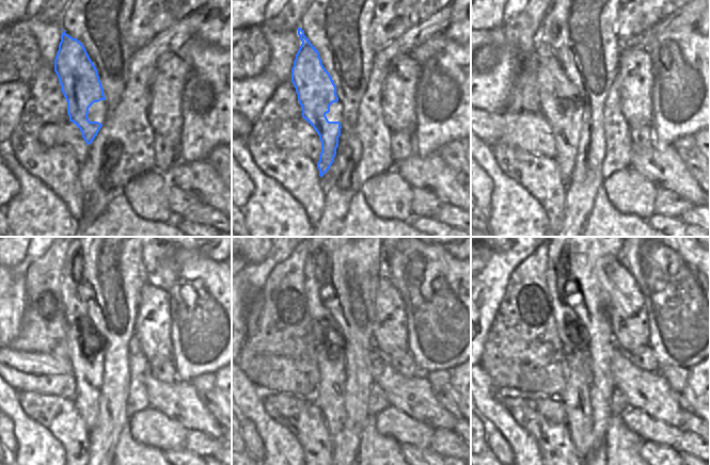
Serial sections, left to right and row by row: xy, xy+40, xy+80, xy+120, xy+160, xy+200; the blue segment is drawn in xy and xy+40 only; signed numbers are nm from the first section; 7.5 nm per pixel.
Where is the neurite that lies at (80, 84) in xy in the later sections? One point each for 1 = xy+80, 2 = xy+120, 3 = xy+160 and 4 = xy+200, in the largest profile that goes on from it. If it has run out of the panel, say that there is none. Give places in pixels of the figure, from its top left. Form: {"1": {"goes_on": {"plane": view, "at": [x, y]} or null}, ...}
{"1": {"goes_on": {"plane": "xy+80", "at": [556, 92]}}, "2": {"goes_on": {"plane": "xy+120", "at": [88, 373]}}, "3": {"goes_on": {"plane": "xy+160", "at": [330, 397]}}, "4": {"goes_on": {"plane": "xy+200", "at": [574, 397]}}}

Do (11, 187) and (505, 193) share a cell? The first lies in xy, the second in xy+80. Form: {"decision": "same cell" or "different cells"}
{"decision": "different cells"}

